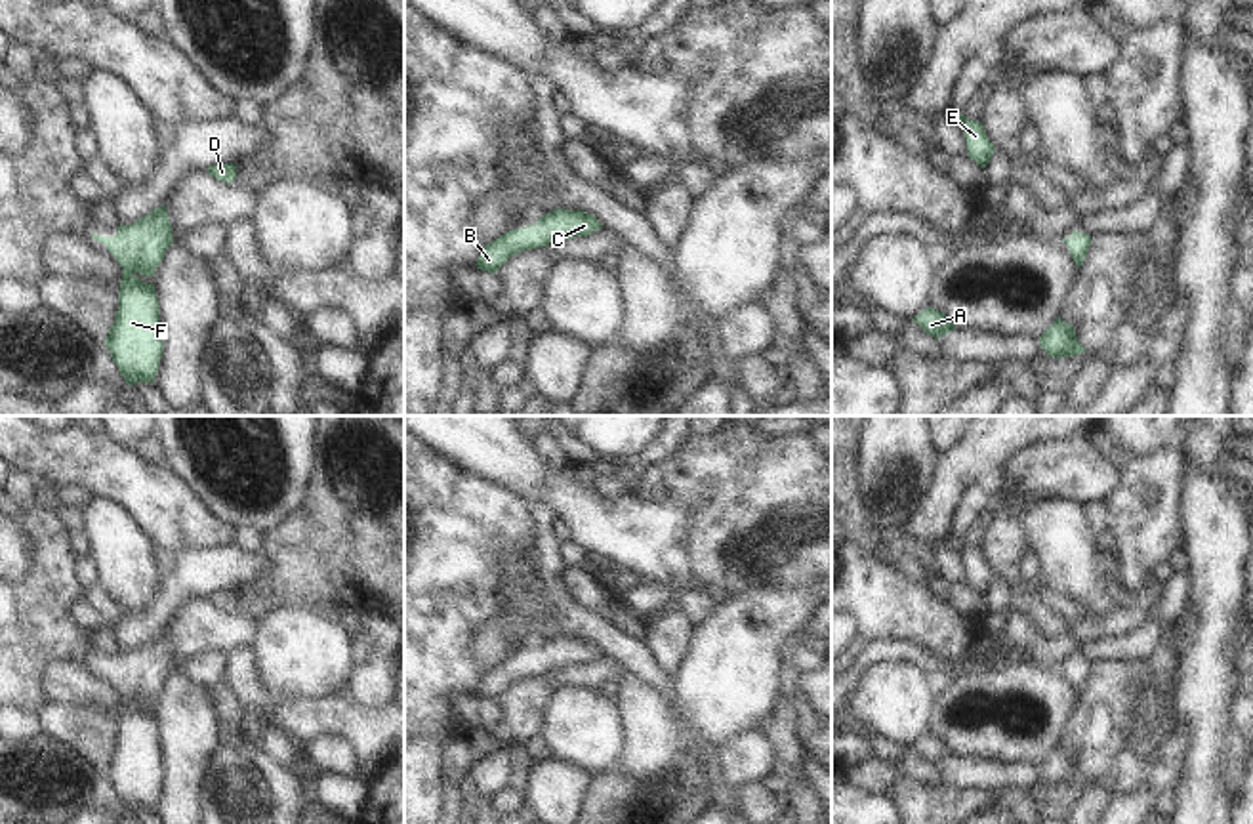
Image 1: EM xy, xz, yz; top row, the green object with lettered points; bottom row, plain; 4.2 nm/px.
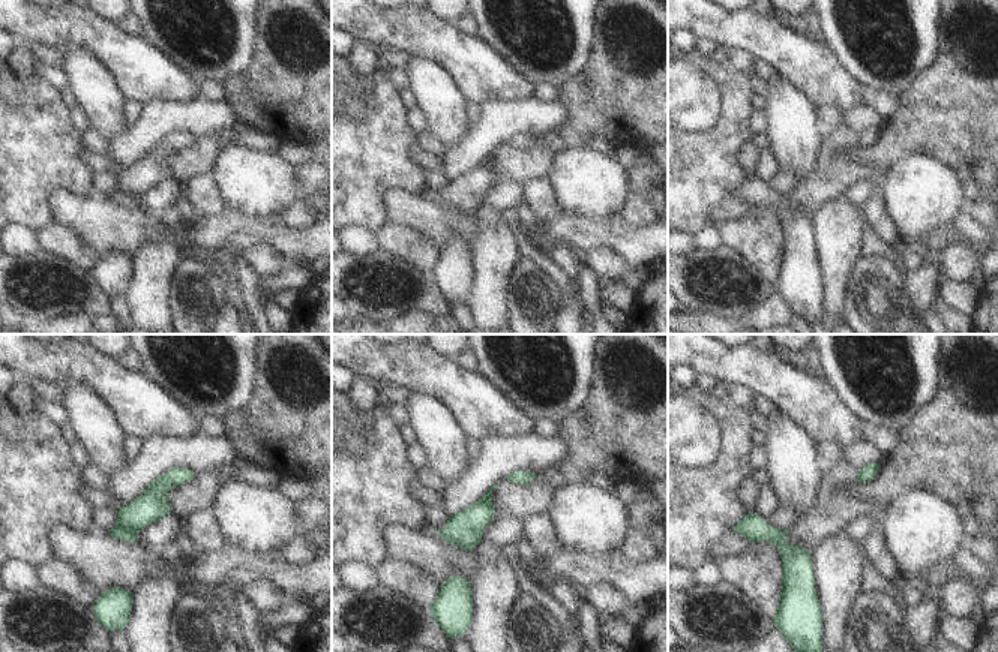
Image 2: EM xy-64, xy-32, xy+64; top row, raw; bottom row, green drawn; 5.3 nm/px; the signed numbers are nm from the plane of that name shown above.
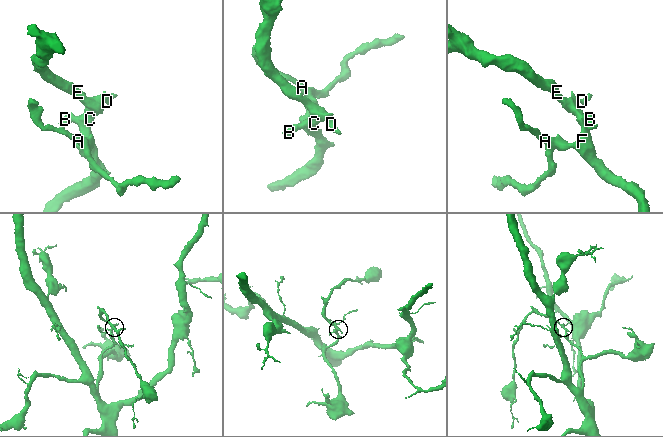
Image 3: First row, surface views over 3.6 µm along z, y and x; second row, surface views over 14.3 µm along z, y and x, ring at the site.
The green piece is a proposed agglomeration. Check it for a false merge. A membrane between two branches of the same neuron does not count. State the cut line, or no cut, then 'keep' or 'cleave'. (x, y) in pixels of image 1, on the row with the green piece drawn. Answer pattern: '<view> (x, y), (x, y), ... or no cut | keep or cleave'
no cut | keep

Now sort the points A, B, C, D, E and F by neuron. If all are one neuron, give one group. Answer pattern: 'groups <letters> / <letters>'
groups A B C D E F

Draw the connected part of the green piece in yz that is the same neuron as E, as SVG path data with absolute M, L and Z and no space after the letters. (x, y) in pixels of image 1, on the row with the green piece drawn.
M955 114L963 128L967 141L967 156L975 160L980 168L986 168L996 147L990 143L984 126L980 122L969 120L963 114Z

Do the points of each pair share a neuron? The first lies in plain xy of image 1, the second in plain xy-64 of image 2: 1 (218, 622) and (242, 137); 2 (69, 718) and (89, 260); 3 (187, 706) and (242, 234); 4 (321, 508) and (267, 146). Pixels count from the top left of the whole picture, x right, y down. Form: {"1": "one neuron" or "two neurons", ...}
{"1": "one neuron", "2": "one neuron", "3": "two neurons", "4": "two neurons"}

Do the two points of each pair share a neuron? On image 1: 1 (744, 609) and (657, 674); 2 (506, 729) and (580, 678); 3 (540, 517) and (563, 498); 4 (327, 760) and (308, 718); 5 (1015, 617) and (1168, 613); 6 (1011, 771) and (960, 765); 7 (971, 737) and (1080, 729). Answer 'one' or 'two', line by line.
1: two
2: one
3: two
4: two
5: one
6: one
7: two

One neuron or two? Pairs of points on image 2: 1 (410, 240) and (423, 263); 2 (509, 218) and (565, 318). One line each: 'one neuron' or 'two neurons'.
1: one neuron
2: one neuron

